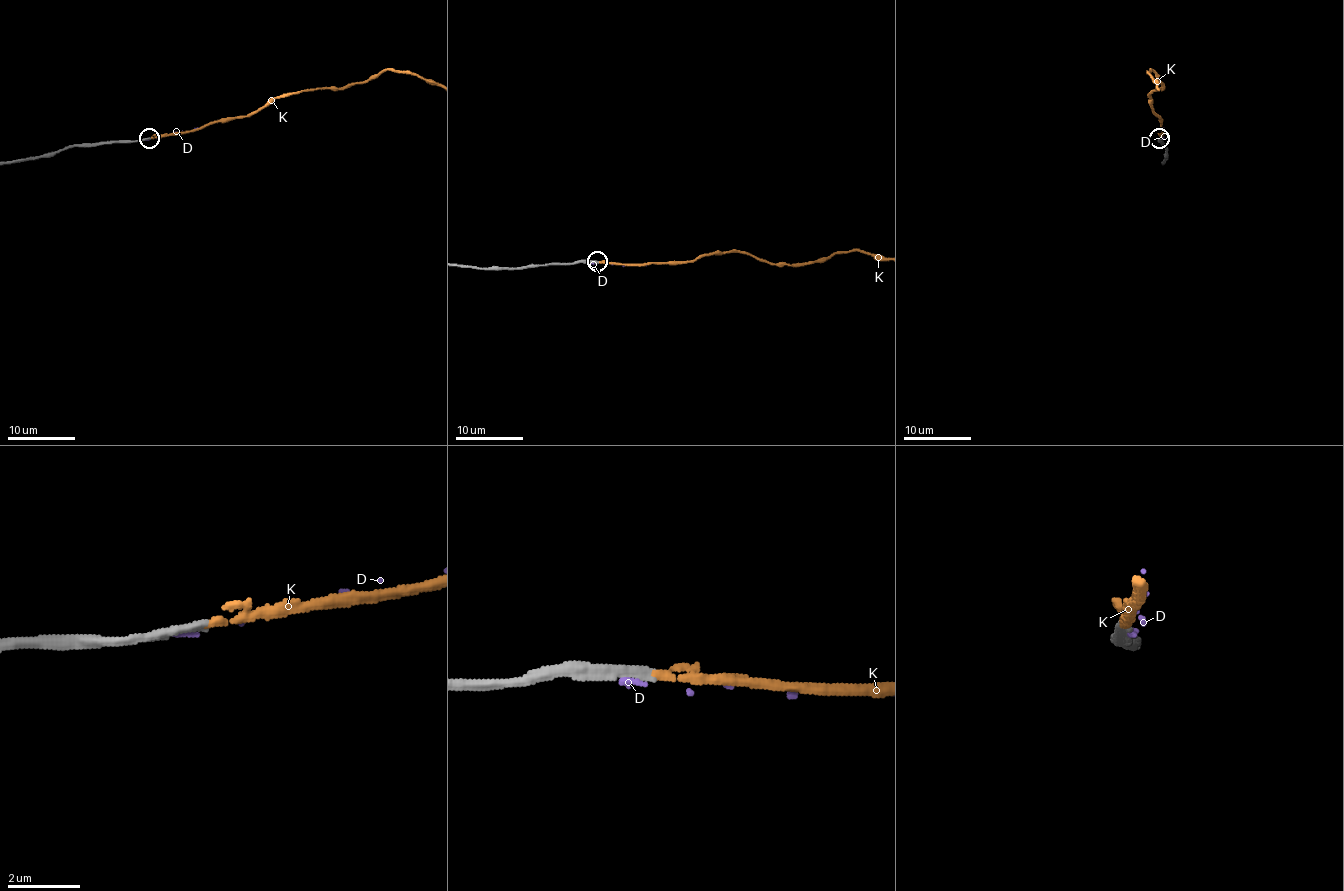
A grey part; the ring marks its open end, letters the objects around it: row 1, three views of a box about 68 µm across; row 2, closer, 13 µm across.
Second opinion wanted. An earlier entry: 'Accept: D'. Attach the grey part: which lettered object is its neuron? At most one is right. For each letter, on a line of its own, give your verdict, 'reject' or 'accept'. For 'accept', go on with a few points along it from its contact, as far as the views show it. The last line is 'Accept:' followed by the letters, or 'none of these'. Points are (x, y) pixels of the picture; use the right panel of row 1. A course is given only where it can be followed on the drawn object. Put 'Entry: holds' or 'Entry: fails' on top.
Entry: fails
D: reject
K: accept
Accept: K

